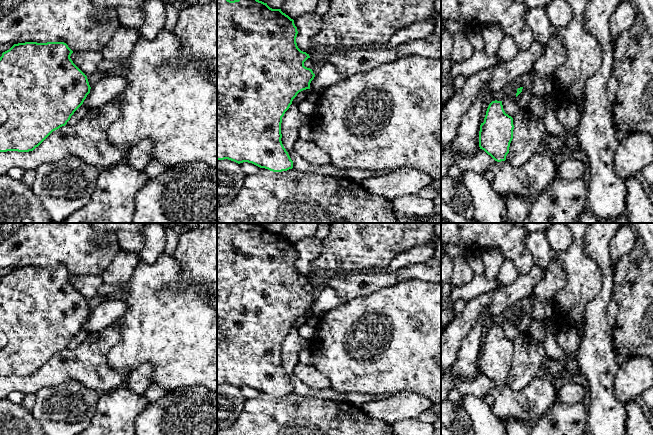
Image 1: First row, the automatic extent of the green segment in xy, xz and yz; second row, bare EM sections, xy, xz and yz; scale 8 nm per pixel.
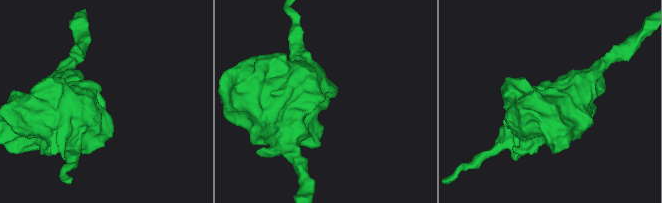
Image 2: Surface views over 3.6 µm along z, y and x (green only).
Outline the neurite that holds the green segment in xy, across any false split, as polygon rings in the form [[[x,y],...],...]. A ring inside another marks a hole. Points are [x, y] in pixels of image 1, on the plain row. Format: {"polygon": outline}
{"polygon": [[[25,266],[14,268],[0,281],[0,376],[29,376],[38,371],[53,355],[65,350],[74,336],[83,328],[90,317],[87,300],[73,287],[70,280],[73,275],[64,266]]]}

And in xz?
{"polygon": [[[217,223],[217,384],[228,383],[238,388],[248,386],[273,396],[282,396],[293,392],[293,385],[281,365],[282,341],[297,318],[310,313],[310,307],[315,301],[312,293],[304,290],[304,286],[310,280],[298,272],[296,267],[297,258],[294,244],[283,237],[281,233],[272,233],[267,227],[258,223],[237,223],[234,225]]]}

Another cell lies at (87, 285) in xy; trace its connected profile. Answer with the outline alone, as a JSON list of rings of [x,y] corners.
[[[73,275],[70,282],[88,300],[98,295],[98,287],[102,284],[103,280],[101,275]]]

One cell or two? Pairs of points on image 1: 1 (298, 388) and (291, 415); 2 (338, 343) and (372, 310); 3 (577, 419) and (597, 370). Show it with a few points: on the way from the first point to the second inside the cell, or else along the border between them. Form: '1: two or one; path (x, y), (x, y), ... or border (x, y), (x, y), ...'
1: two; border (292, 392), (319, 399)
2: one; path (346, 336), (364, 318)
3: two; border (588, 408), (586, 424)

